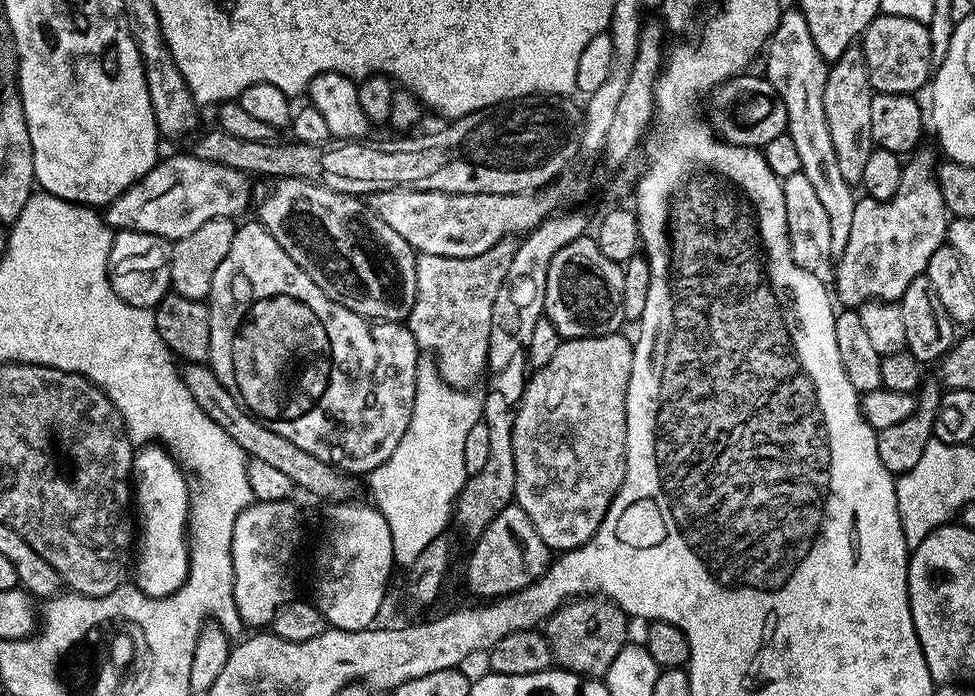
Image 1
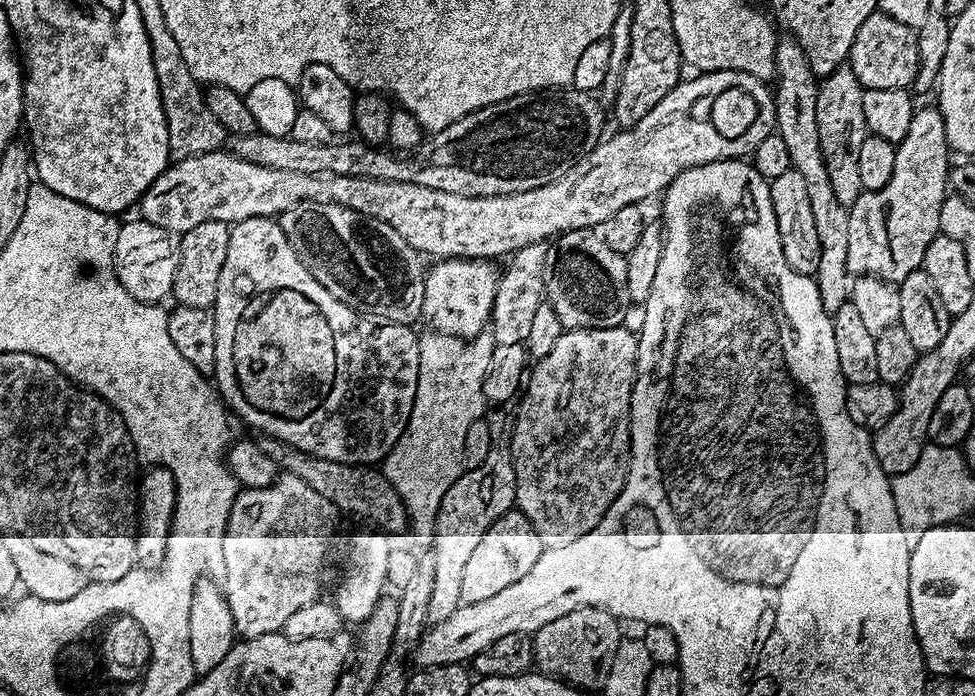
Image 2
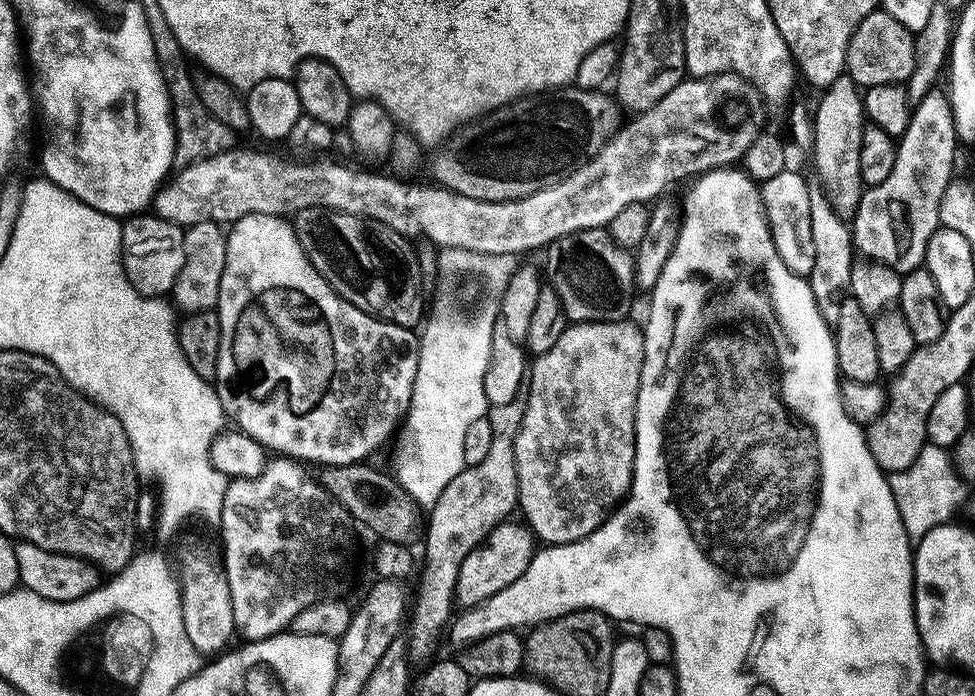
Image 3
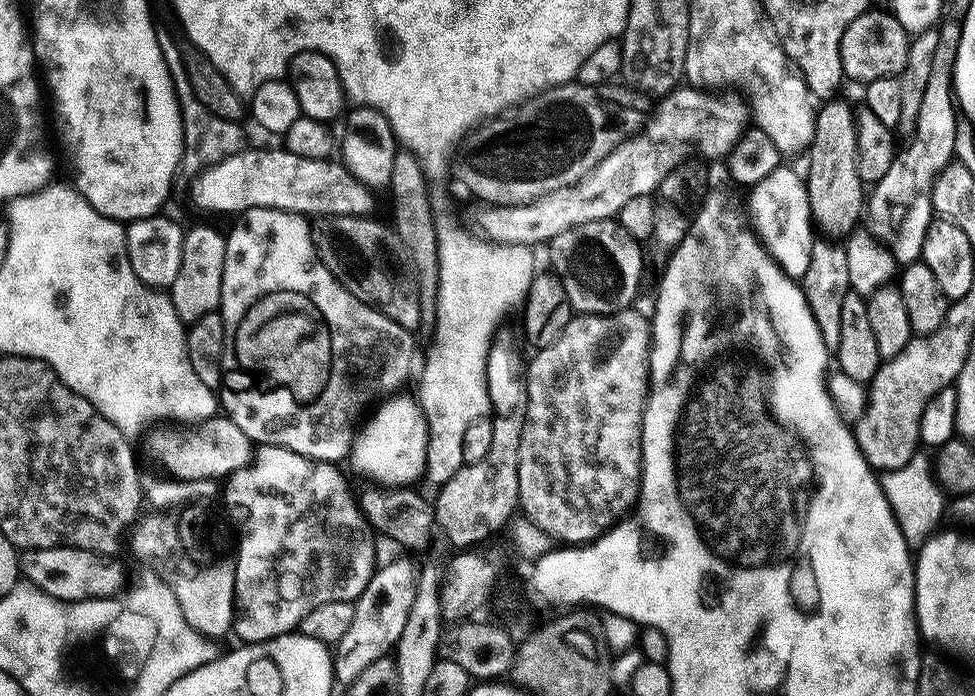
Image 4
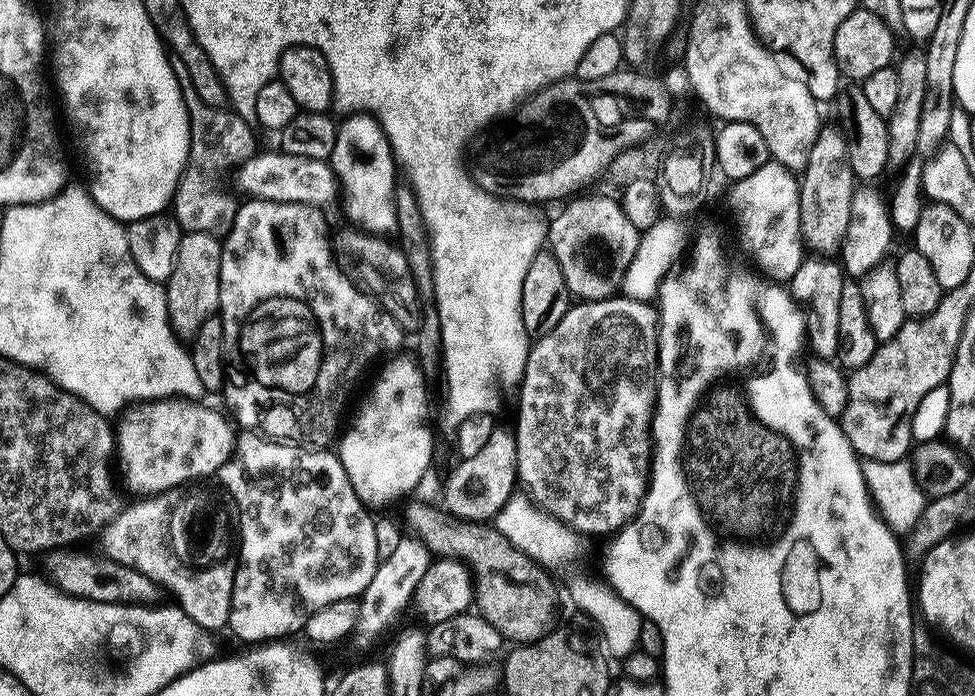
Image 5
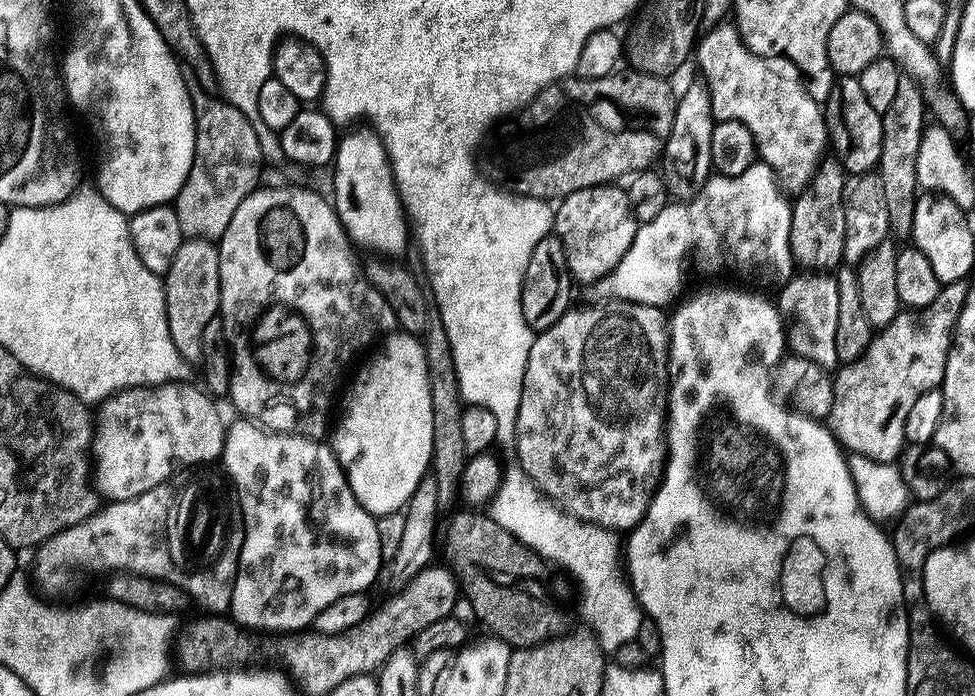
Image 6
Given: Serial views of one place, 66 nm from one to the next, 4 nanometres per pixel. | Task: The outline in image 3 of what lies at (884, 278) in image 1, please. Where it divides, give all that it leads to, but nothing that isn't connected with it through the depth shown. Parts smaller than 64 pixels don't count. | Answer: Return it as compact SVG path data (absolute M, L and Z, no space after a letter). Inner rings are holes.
M930 95L930 98L922 98L922 102L914 105L908 119L908 129L899 137L896 146L894 170L890 170L890 178L886 178L886 182L878 186L865 187L861 191L860 205L850 221L855 247L859 251L861 248L865 257L879 260L898 274L912 272L923 265L926 246L936 229L941 227L940 198L949 181L954 178L952 163L956 160L956 144L958 145L958 137L950 98Z

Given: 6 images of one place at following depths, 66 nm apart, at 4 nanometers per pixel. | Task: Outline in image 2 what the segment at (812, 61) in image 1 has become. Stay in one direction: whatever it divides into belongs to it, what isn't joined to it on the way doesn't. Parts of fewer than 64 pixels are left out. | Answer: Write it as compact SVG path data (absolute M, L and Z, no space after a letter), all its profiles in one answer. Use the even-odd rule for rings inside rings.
M791 38L781 39L776 46L776 67L778 81L780 80L780 86L776 86L774 90L778 134L790 150L792 168L798 174L802 174L802 178L806 178L806 190L810 194L814 226L818 226L820 243L820 257L814 279L818 286L818 294L822 298L822 306L831 314L838 310L838 306L849 303L850 300L848 208L842 202L838 202L834 186L830 186L830 174L826 170L826 162L820 149L820 127L816 117L818 77L809 66L802 46Z

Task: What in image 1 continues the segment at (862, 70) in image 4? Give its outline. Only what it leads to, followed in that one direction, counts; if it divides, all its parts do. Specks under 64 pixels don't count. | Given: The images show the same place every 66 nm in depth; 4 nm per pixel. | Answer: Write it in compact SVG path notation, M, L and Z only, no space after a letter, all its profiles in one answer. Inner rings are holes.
M875 16L866 26L862 37L864 61L870 74L870 83L876 92L890 94L916 94L919 88L929 83L934 72L932 47L928 25L914 18Z

